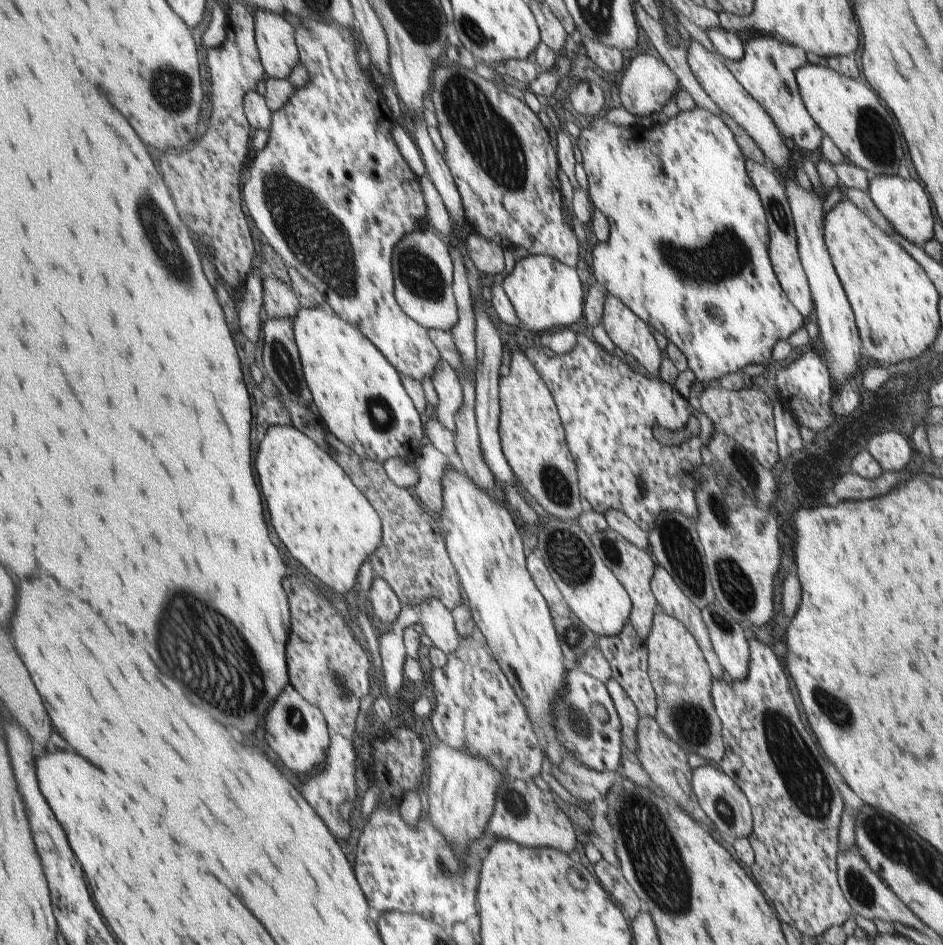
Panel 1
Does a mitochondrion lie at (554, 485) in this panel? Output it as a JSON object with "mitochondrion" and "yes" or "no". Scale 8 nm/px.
{"mitochondrion":"yes"}

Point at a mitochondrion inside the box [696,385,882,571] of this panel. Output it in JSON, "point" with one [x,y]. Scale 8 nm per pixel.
{"point":[742,463]}

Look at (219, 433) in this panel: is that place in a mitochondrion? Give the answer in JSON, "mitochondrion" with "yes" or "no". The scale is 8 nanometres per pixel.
{"mitochondrion":"no"}

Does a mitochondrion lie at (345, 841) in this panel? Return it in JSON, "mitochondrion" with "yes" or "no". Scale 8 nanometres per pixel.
{"mitochondrion":"no"}

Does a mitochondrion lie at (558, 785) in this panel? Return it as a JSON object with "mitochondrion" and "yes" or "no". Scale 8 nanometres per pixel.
{"mitochondrion":"no"}

